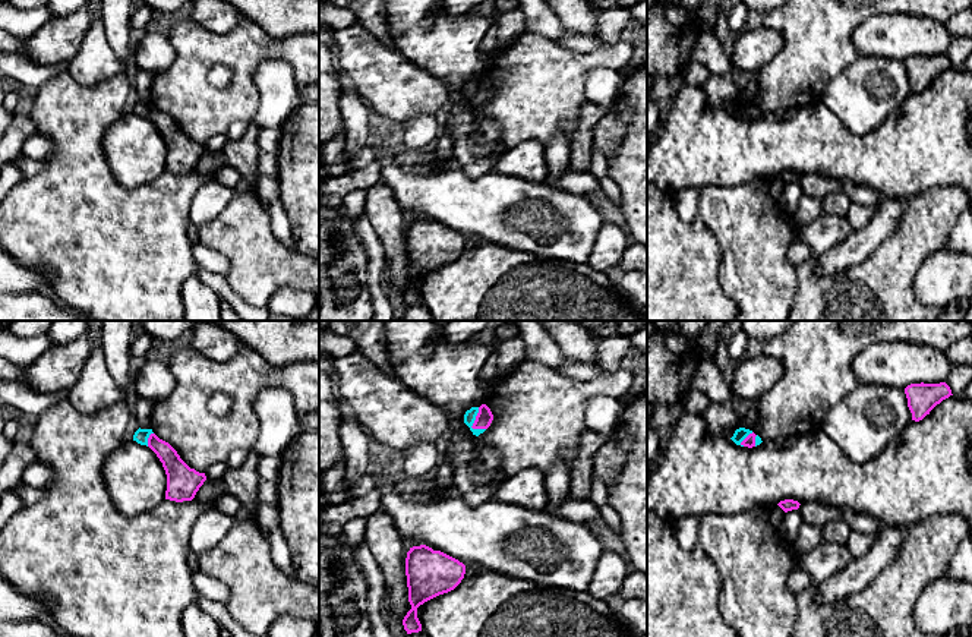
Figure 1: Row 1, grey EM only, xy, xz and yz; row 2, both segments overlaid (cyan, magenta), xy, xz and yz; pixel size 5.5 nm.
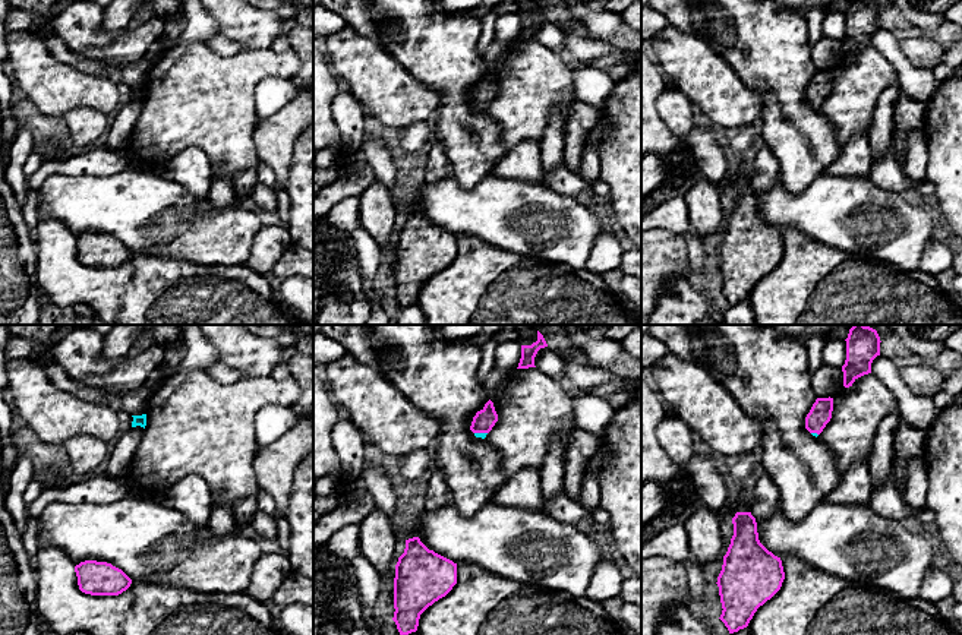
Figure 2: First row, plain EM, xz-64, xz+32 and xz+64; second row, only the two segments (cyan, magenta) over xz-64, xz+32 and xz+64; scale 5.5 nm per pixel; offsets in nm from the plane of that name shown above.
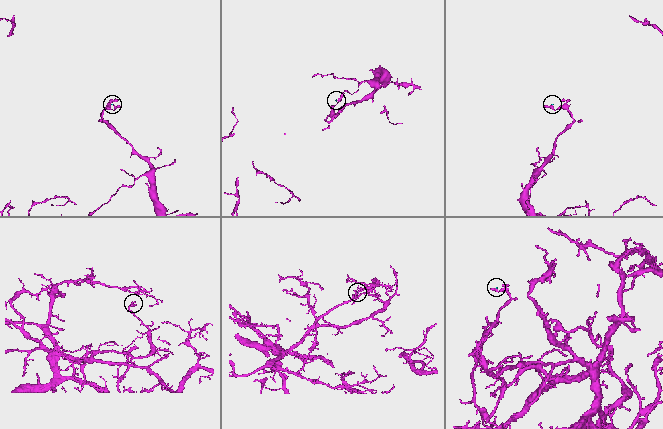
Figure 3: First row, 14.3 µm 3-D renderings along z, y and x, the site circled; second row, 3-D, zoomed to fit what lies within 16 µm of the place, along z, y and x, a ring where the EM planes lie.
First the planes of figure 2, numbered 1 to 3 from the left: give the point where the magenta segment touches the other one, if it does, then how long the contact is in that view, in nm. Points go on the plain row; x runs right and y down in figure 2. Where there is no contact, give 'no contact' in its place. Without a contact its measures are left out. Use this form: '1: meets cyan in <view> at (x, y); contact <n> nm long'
1: no contact
2: meets cyan in xz+32 at (480, 106); contact 70 nm long
3: meets cyan in xz+64 at (814, 106); contact 40 nm long

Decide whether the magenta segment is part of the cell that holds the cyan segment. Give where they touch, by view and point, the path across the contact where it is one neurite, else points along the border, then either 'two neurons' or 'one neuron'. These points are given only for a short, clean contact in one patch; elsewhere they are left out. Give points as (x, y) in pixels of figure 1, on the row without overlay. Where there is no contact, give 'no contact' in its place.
xz (475, 91) | across xz (470, 87), (475, 91), (483, 91) | one neuron

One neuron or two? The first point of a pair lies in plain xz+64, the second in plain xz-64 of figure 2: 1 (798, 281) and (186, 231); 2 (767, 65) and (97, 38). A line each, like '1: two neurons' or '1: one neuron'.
1: two neurons
2: one neuron

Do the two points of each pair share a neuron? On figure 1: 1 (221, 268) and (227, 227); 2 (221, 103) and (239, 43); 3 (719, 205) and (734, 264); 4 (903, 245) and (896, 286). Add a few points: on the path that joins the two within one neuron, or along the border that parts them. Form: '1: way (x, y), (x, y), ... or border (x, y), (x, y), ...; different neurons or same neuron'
1: border (199, 240), (227, 259), (226, 276); different neurons
2: way (236, 88), (239, 85), (239, 57); same neuron
3: way (734, 220), (734, 249); same neuron
4: way (901, 255), (896, 261), (896, 276); same neuron

